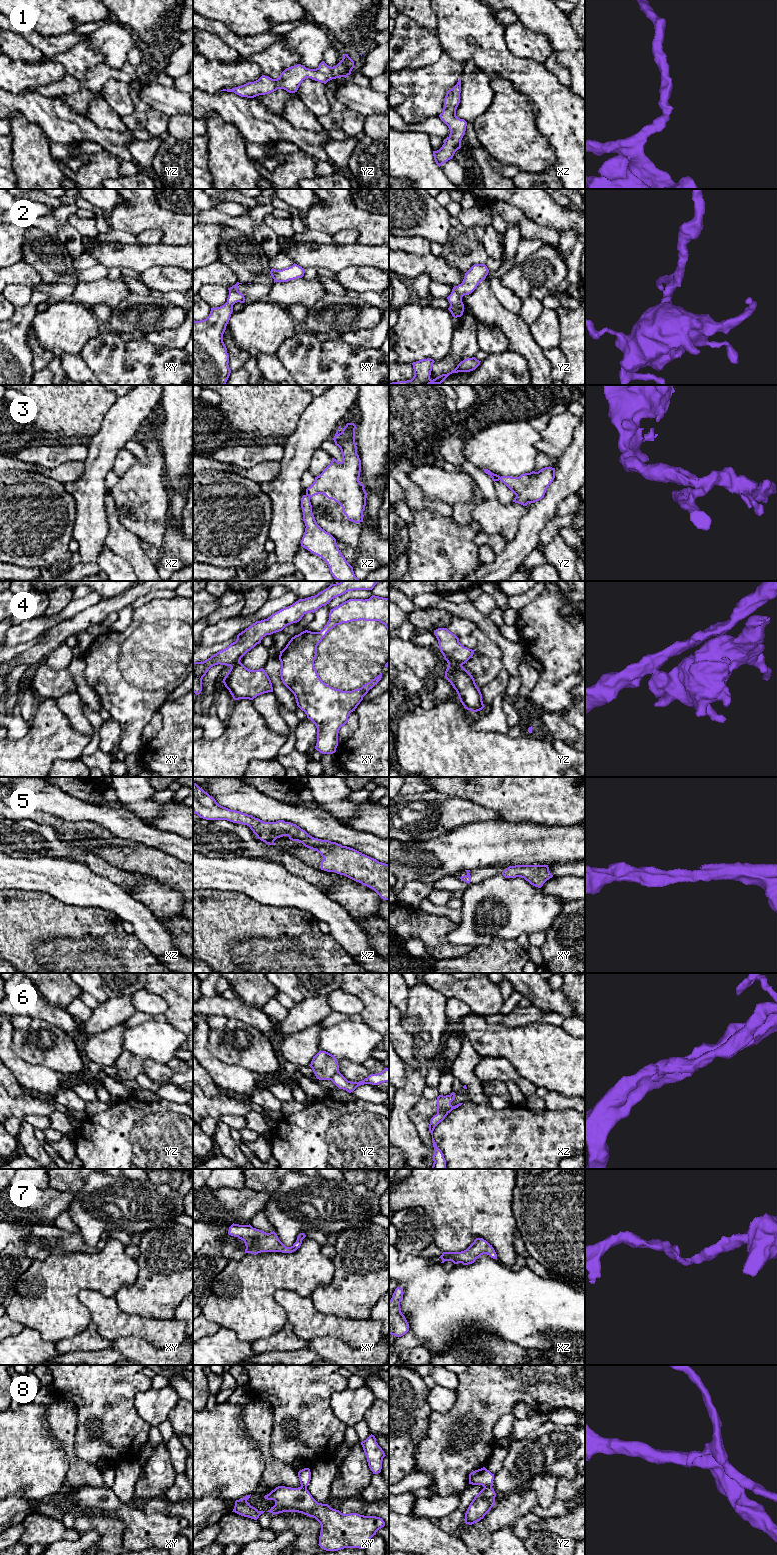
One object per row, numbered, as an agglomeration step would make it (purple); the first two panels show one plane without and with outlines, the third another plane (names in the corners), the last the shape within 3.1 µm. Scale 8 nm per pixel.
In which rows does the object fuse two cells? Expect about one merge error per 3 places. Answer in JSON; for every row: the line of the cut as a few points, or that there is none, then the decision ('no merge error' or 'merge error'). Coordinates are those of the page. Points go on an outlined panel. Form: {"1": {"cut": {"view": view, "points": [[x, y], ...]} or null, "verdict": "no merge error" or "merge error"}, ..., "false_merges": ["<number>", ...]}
{"1": {"cut": null, "verdict": "no merge error"}, "2": {"cut": null, "verdict": "no merge error"}, "3": {"cut": {"view": "xz", "points": [[306, 494], [309, 497]]}, "verdict": "merge error"}, "4": {"cut": {"view": "yz", "points": [[448, 663], [461, 665]]}, "verdict": "merge error"}, "5": {"cut": null, "verdict": "no merge error"}, "6": {"cut": {"view": "xz", "points": [[447, 1112], [437, 1113]]}, "verdict": "merge error"}, "7": {"cut": null, "verdict": "no merge error"}, "8": {"cut": {"view": "yz", "points": [[484, 1486], [491, 1487]]}, "verdict": "merge error"}, "false_merges": ["3", "4", "6", "8"]}

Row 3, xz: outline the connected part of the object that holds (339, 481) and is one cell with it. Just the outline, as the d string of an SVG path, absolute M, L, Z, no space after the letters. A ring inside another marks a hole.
M347 423L342 432L338 430L333 438L335 445L338 446L342 453L342 461L338 462L332 458L331 463L323 470L323 472L315 477L313 484L306 489L306 495L313 497L318 494L325 495L328 499L332 499L342 507L342 512L349 521L354 523L363 522L363 511L366 506L367 493L364 485L360 483L359 477L361 472L361 460L357 454L357 446L355 443L354 423ZM341 425L338 430L341 429Z

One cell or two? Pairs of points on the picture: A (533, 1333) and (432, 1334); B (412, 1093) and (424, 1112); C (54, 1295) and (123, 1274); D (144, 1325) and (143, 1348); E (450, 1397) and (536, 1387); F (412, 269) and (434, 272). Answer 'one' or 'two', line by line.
A: one
B: two
C: one
D: two
E: two
F: one

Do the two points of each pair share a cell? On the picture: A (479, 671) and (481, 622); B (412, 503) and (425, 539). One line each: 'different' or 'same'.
A: different
B: different

